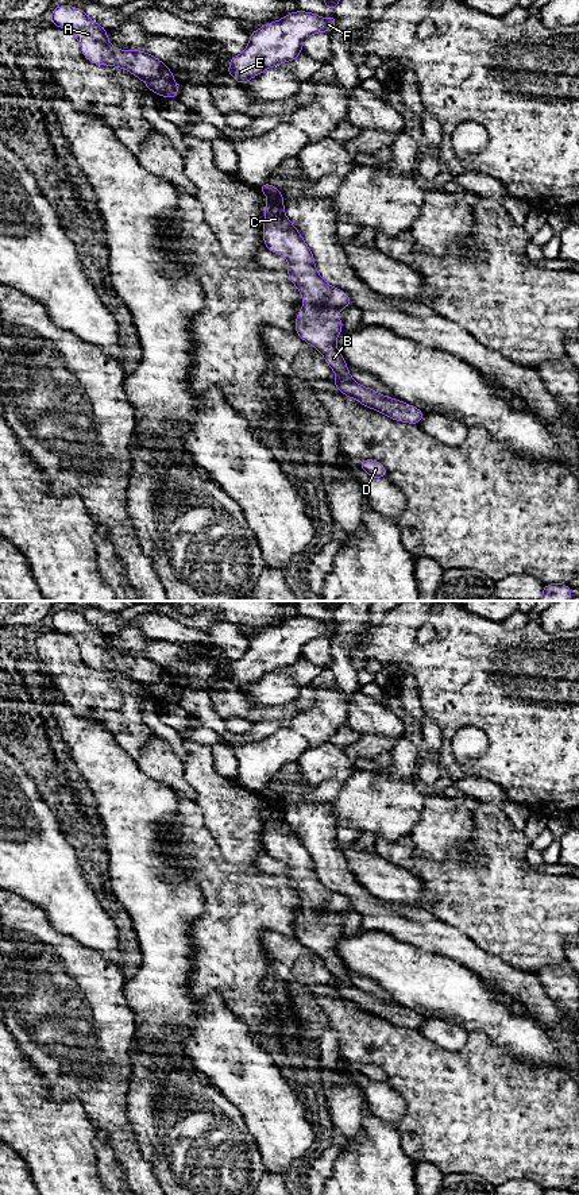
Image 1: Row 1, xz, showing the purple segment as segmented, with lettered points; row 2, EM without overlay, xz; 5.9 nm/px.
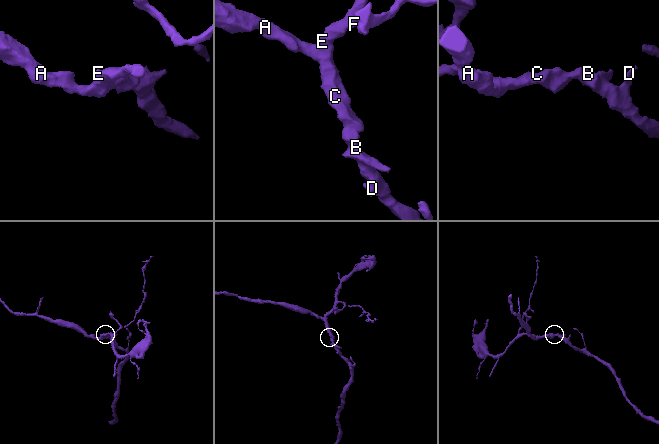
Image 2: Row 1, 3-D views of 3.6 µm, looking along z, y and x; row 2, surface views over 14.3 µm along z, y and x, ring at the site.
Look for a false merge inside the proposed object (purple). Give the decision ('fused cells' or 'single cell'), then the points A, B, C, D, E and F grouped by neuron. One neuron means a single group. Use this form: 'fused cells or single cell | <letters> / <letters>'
single cell | A B C D E F

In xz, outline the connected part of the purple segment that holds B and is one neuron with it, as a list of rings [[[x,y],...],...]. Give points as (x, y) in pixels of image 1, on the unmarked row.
[[[269,787],[258,791],[258,794],[269,805],[263,826],[265,851],[271,857],[287,864],[289,884],[297,891],[305,907],[296,922],[296,938],[317,953],[337,980],[331,991],[337,991],[344,1001],[355,1003],[363,1011],[378,1015],[395,1026],[420,1029],[425,1019],[422,1015],[401,1005],[379,999],[352,984],[347,968],[336,952],[343,928],[335,918],[352,909],[350,901],[327,888],[319,879],[310,853],[285,821],[282,798]]]

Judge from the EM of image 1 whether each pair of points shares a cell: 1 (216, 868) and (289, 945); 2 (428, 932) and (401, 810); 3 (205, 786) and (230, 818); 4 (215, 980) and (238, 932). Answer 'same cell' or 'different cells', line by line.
1: different cells
2: different cells
3: same cell
4: same cell

